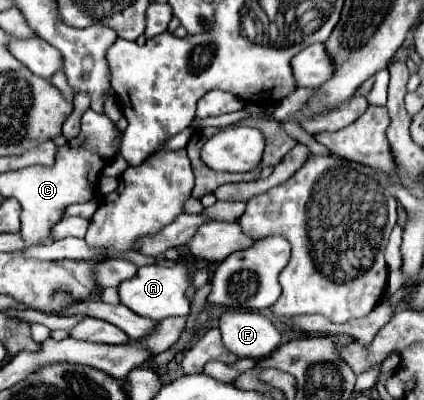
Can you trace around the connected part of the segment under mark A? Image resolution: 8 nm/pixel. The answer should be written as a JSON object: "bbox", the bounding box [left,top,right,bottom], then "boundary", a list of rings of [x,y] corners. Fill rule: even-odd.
{"bbox":[120,260,192,320],"boundary":[[[178,260],[176,266],[142,266],[134,278],[120,284],[120,300],[124,306],[136,314],[152,320],[164,320],[168,316],[188,316],[190,302],[186,296],[188,286],[192,284],[192,264]]]}

